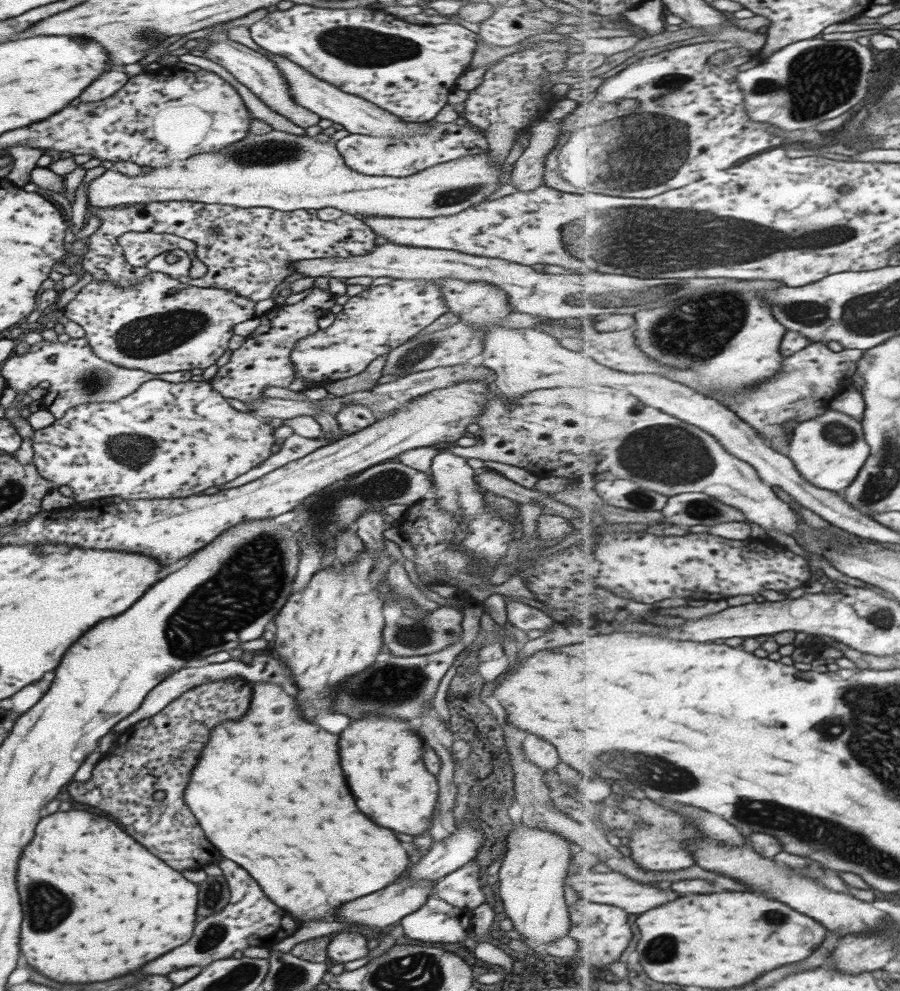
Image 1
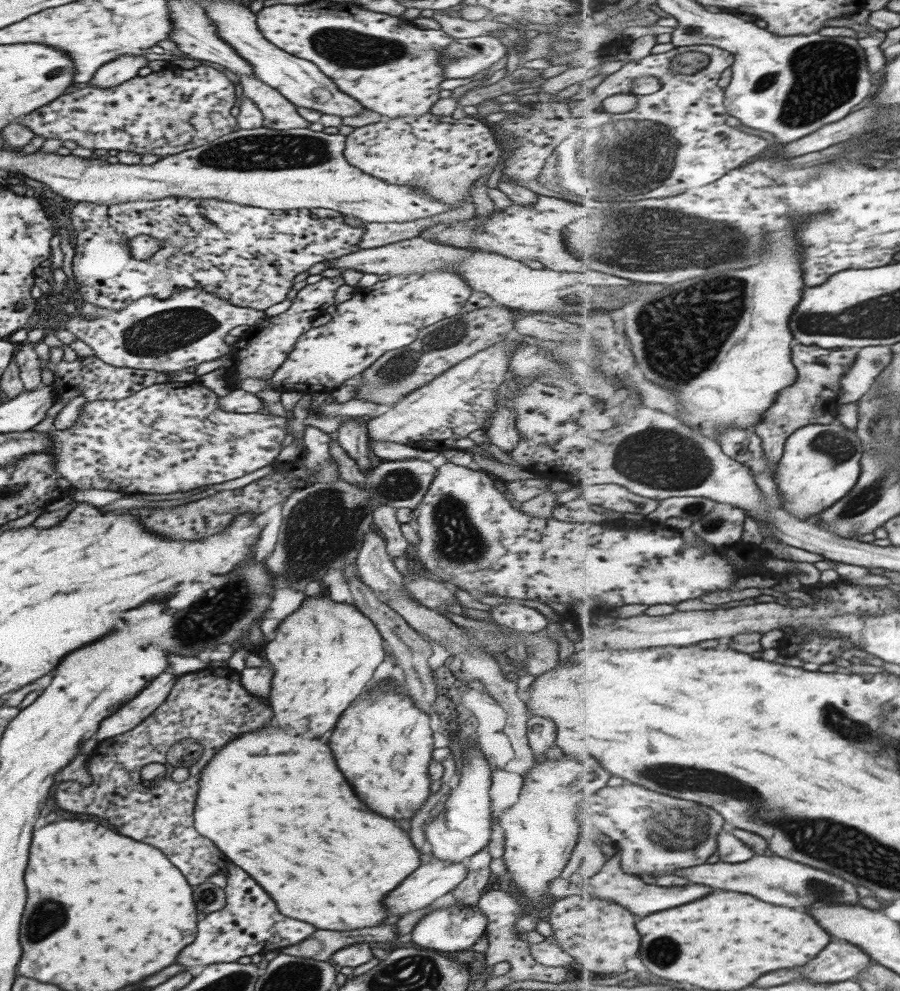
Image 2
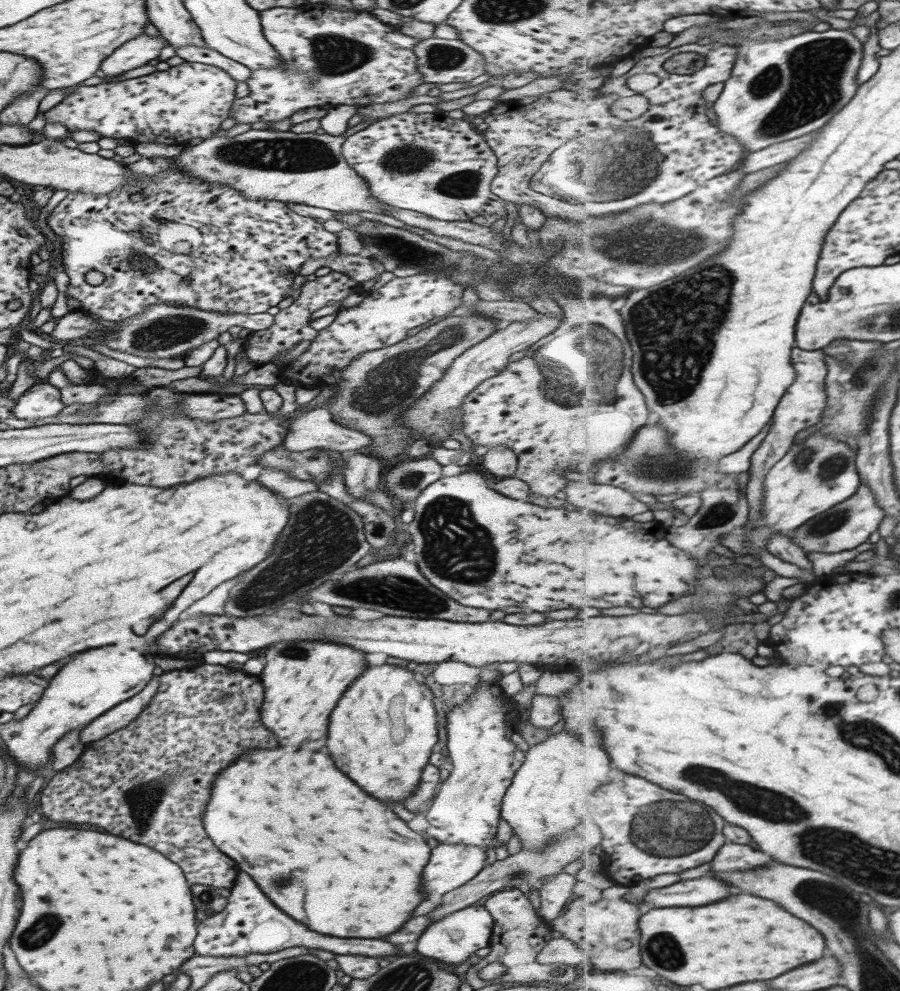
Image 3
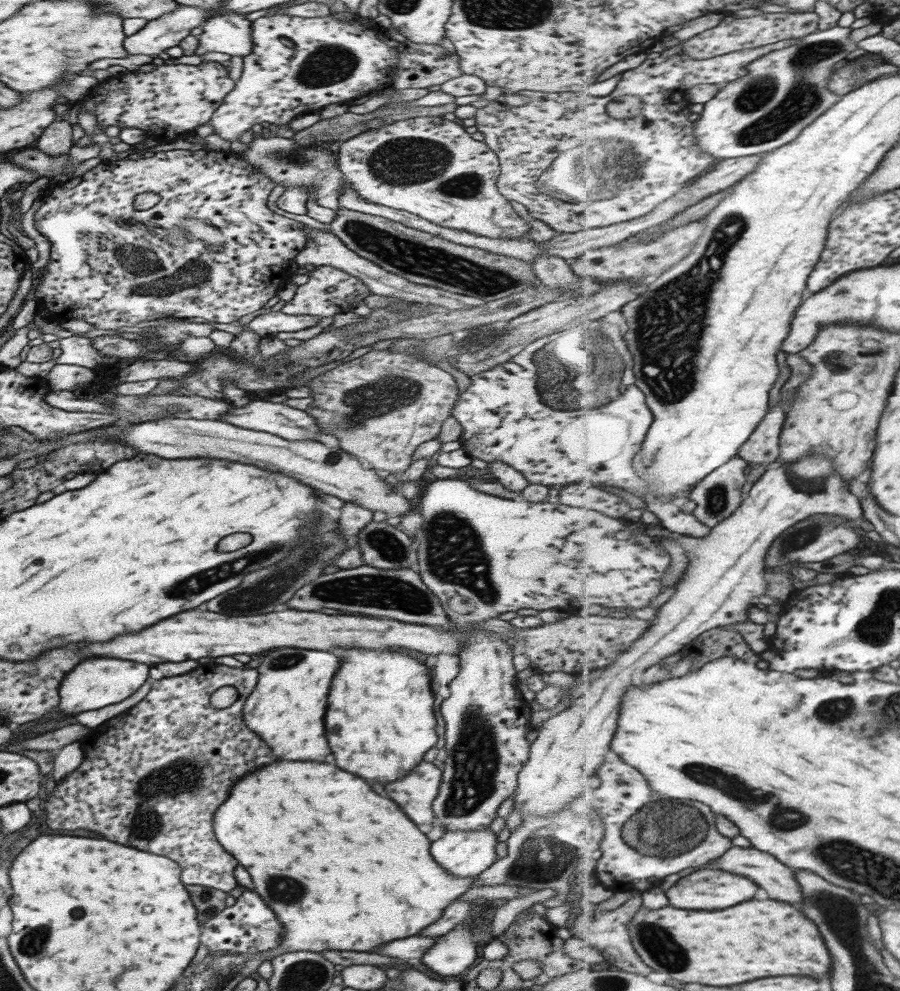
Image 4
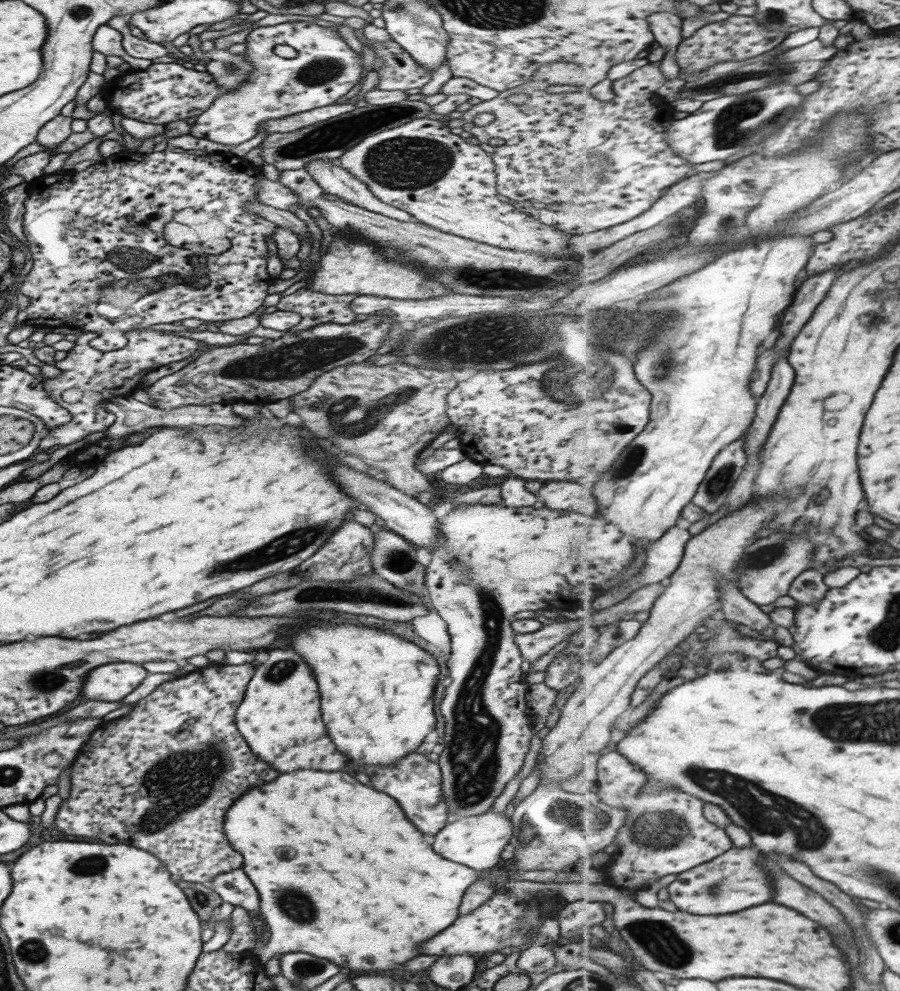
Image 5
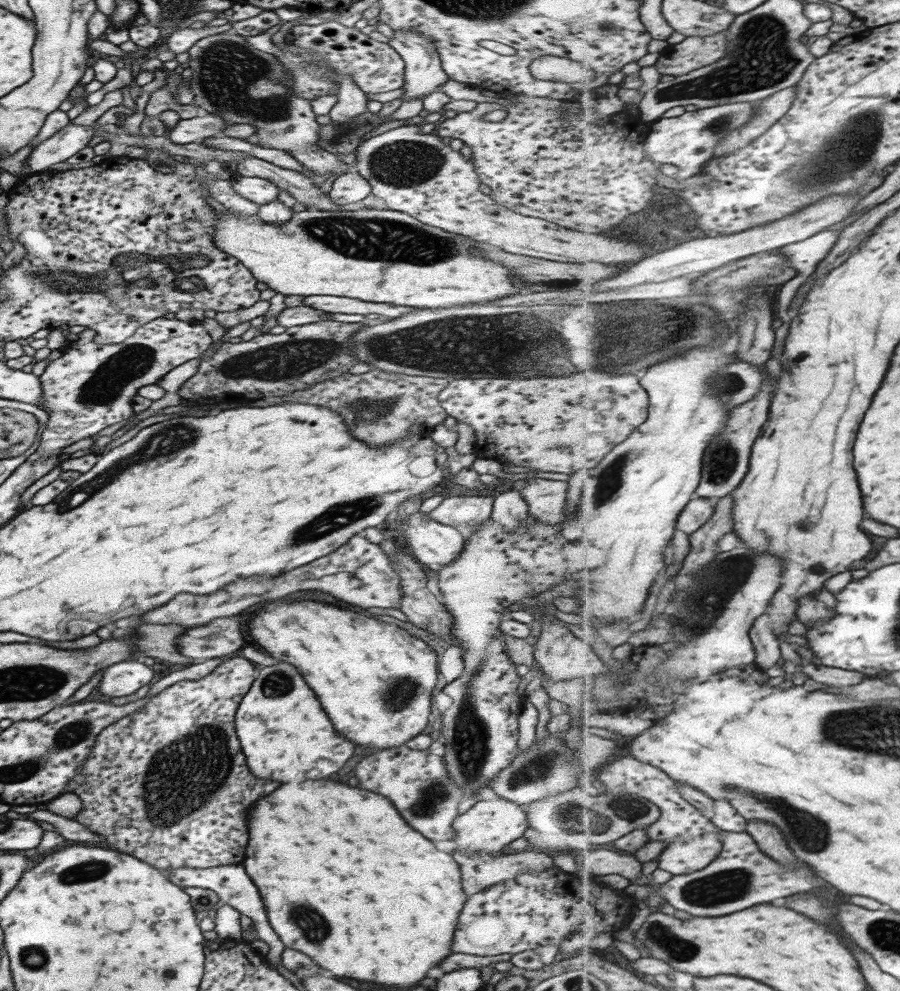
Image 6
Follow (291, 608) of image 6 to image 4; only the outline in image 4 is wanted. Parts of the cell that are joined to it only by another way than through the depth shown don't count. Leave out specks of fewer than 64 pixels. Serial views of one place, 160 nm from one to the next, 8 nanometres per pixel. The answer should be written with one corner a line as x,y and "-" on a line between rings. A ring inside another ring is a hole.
365,648
339,650
337,656
341,658
341,668
337,670
337,676
333,676
333,684
329,686
329,700
325,710
325,736
337,768
379,784
405,776
415,764
419,764
423,754
437,740
433,732
435,716
431,708
435,685
429,668
405,653
394,651
371,652

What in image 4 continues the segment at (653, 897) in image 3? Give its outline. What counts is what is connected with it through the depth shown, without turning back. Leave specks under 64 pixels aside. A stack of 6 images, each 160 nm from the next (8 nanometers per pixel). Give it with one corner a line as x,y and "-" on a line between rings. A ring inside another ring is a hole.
701,870
687,878
681,878
673,888
667,890
667,896
671,900
671,906
675,906
675,908
721,910
721,908
729,908
729,906
755,898
757,890
759,890
759,886
753,880
743,878
739,874
727,874
723,870

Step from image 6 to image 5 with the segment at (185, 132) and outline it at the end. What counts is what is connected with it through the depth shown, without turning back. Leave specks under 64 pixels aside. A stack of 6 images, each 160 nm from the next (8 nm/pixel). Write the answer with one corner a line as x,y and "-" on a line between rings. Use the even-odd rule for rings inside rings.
307,21
259,26
248,32
244,43
244,57
252,71
244,83
221,92
205,112
195,117
189,136
230,146
241,144
255,136
261,122
332,104
361,80
361,55
347,46
333,26
323,27
-
277,44
291,46
297,55
290,59
275,55
273,47

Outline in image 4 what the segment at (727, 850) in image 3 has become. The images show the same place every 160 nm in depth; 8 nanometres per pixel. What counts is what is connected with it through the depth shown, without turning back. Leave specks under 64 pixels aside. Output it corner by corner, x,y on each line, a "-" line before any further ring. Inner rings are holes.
735,846
731,848
723,858
715,860
715,862
709,862
703,866
697,866
697,868
687,868
687,870
681,870
677,874
680,877
690,874
695,870
707,868
707,866
713,866
713,868
721,868
725,872
733,872
733,874
741,874
741,876
747,876
747,878
755,878
755,882
765,888
769,892
771,898
775,900
785,900
785,902
803,902
803,892
801,892
801,886
799,882
795,880
795,874
789,866
781,864
775,856
765,852
759,852
756,848
741,848

